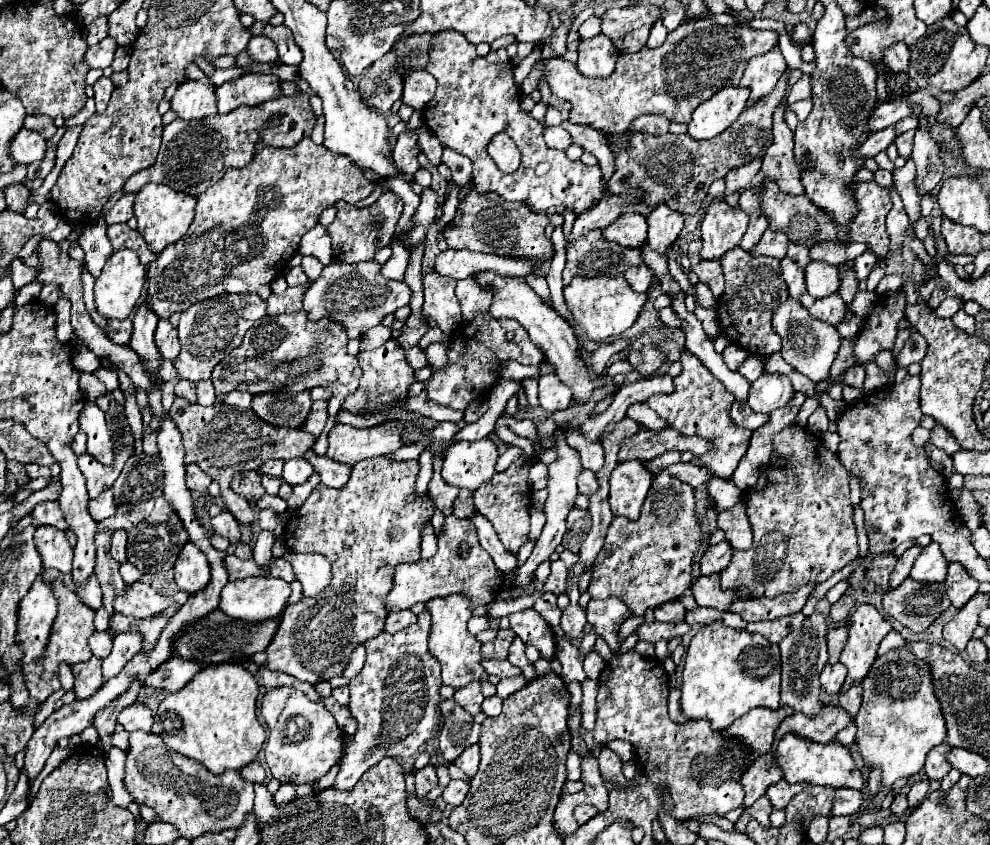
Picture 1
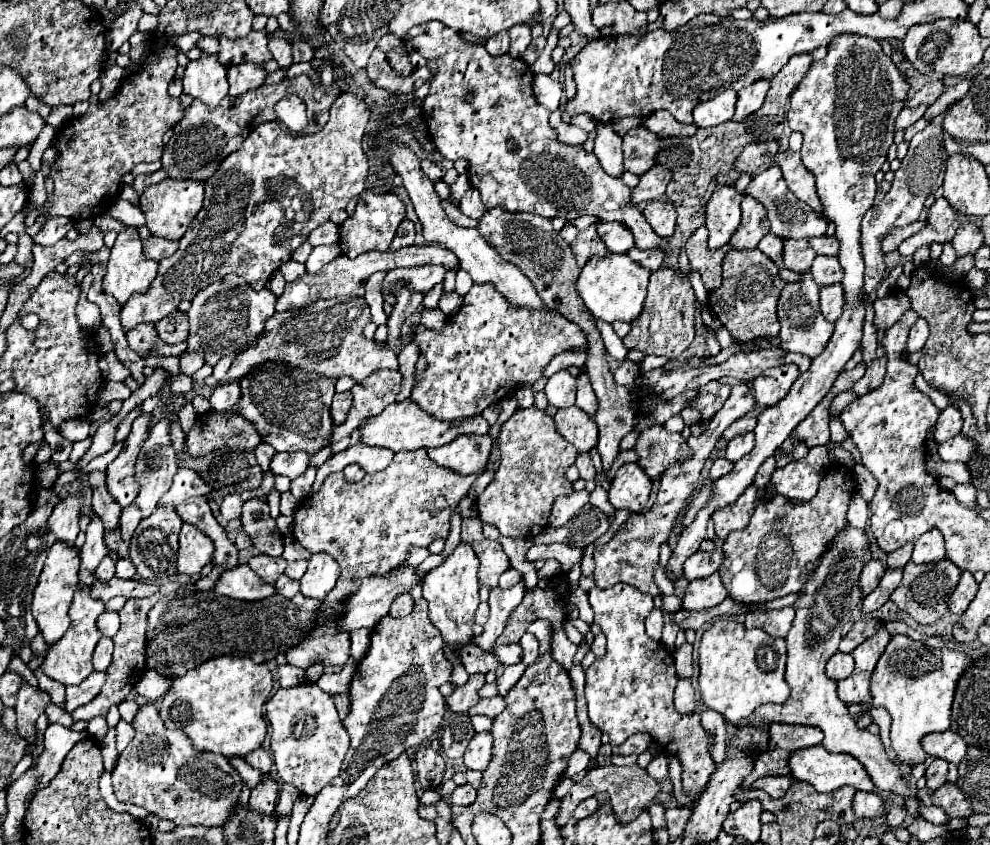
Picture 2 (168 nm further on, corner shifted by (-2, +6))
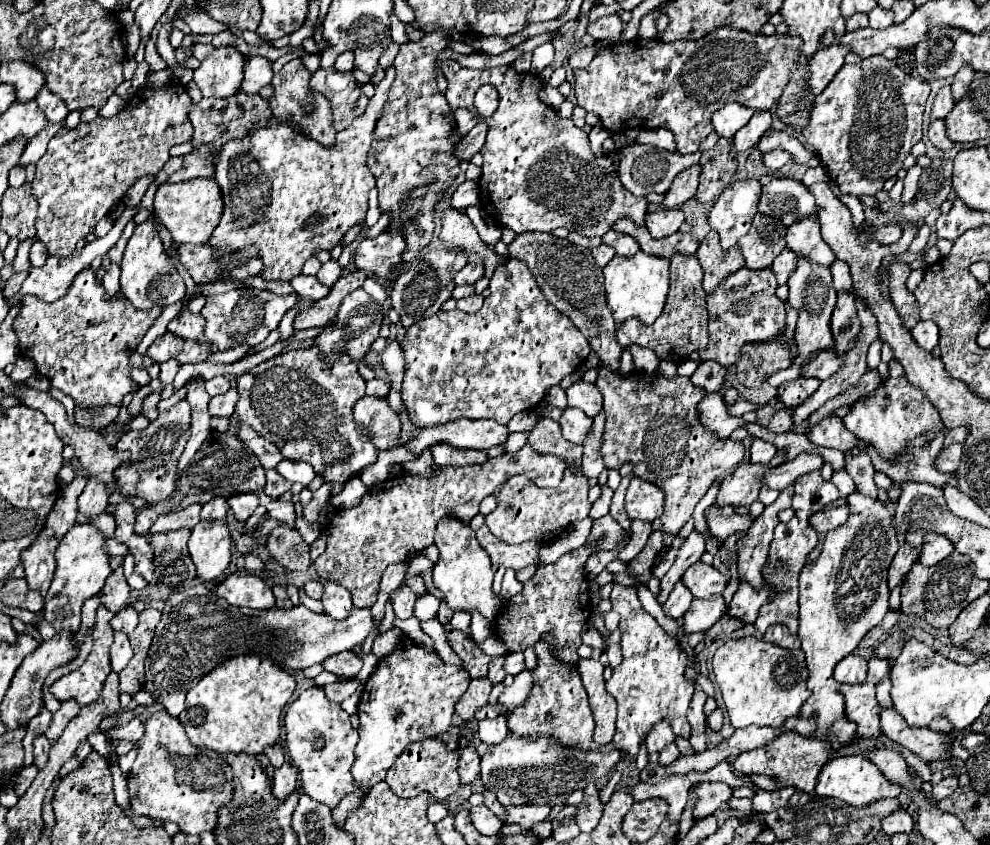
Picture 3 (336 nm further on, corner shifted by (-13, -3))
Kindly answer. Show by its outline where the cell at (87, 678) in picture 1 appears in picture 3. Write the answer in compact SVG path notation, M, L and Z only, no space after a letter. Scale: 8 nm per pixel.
M115 632L115 642L111 644L111 670L119 674L131 660L133 650L129 646L129 638L121 632Z

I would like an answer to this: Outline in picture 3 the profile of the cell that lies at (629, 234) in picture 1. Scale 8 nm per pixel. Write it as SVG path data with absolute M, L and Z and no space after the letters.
M609 230L605 236L603 236L603 242L607 246L611 246L617 254L621 256L633 256L637 250L639 250L639 244L633 240L633 236L629 234L615 234L613 230Z

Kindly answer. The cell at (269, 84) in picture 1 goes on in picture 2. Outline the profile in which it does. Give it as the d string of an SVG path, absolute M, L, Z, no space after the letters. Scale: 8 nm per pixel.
M252 61L228 67L230 95L236 97L236 95L242 95L250 89L258 89L264 83L264 77L266 77L266 71Z

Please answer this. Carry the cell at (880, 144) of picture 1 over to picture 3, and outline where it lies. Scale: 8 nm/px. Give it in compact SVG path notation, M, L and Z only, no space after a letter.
M943 86L941 92L935 96L935 102L933 102L933 108L931 108L931 114L929 118L931 120L943 120L947 116L947 112L953 108L953 96L949 92L949 86Z

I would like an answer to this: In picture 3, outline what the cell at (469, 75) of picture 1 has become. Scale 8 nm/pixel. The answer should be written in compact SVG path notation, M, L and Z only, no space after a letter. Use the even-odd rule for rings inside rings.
M445 60L441 66L449 88L445 92L445 98L451 106L451 110L467 108L473 112L473 116L479 122L485 122L489 126L487 140L481 148L483 154L483 176L481 176L481 206L491 214L501 226L509 226L513 232L551 232L559 226L565 226L571 232L577 232L581 236L593 238L603 236L609 226L617 218L631 218L637 226L645 226L645 214L647 214L647 200L633 196L619 180L617 170L613 168L613 162L609 158L595 156L589 146L587 134L573 124L573 120L559 118L557 110L549 108L539 98L539 90L543 86L543 80L535 74L519 74L511 66L499 66L493 70L469 70L463 68L457 60ZM491 84L499 92L499 108L493 116L481 118L473 108L473 96L479 86Z

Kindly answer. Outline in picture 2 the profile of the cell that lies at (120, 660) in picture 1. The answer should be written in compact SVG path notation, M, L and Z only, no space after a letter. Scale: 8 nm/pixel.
M92 671L80 685L68 685L66 687L66 705L64 705L64 709L68 713L72 713L74 709L90 703L98 695L98 691L102 689L104 679L106 679L104 673Z

